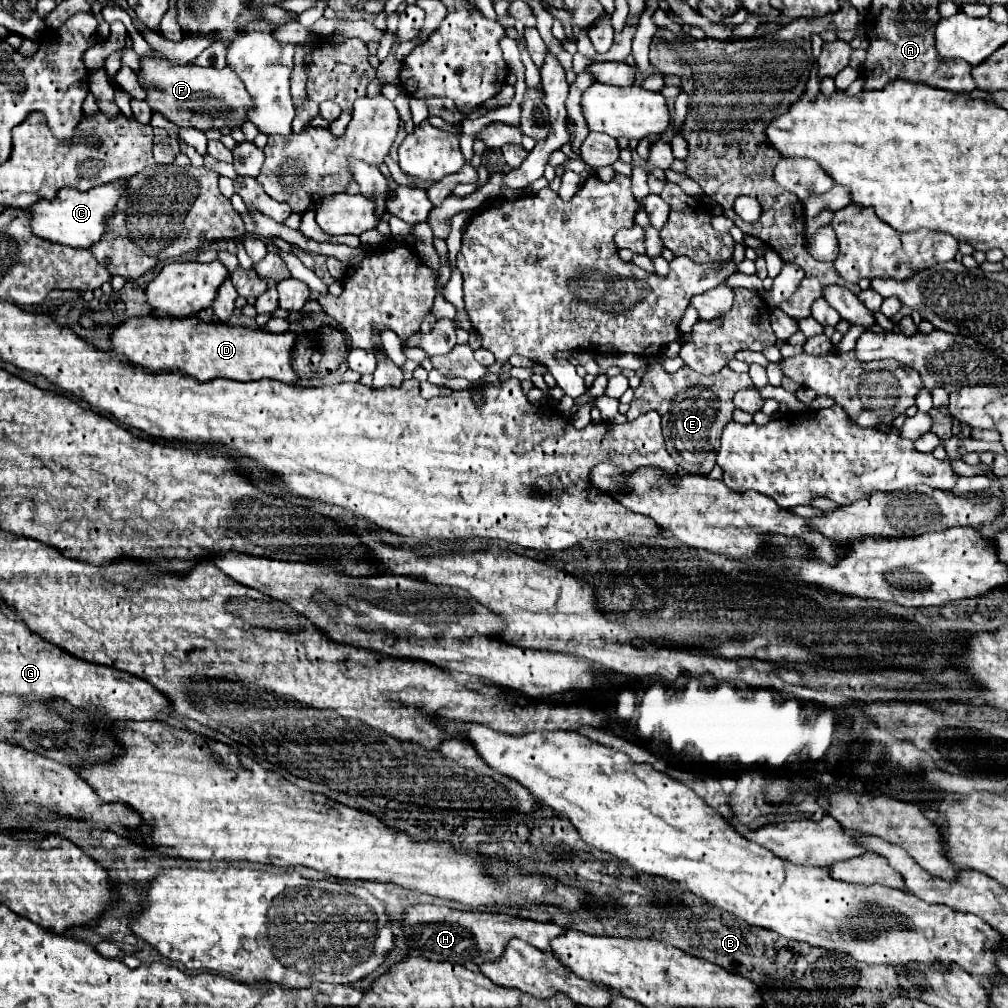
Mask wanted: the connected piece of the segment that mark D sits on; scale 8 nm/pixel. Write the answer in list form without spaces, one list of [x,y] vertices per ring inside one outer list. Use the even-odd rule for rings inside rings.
[[[133,317],[113,329],[111,343],[117,353],[129,357],[135,365],[149,371],[183,371],[197,381],[227,377],[235,381],[277,379],[287,385],[299,385],[299,377],[291,367],[291,351],[297,343],[293,333],[269,333],[227,323],[205,323],[197,317],[163,319]]]

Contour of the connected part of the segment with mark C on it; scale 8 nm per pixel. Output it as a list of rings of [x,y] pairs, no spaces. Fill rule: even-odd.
[[[125,181],[99,185],[89,191],[79,191],[77,187],[65,187],[57,193],[57,197],[53,201],[37,201],[37,205],[33,205],[29,209],[33,235],[47,239],[47,241],[57,241],[61,245],[89,249],[91,245],[95,245],[101,239],[105,221],[113,215],[113,209],[115,209],[123,189],[125,189]]]

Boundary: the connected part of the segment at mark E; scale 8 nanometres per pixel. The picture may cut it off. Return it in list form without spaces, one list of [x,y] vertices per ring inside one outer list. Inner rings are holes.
[[[653,363],[635,389],[627,419],[633,421],[637,415],[655,409],[663,419],[663,437],[675,463],[689,475],[707,475],[715,467],[721,431],[733,419],[733,395],[749,387],[753,387],[749,375],[733,373],[729,367],[713,375],[701,375],[687,367],[677,373],[667,373],[659,363]]]

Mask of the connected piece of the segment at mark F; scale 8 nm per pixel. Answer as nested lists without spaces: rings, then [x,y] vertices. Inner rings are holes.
[[[143,59],[143,69],[139,73],[141,85],[149,89],[149,107],[159,111],[169,121],[179,127],[195,127],[201,131],[213,127],[241,127],[247,121],[247,113],[253,109],[253,99],[249,97],[243,81],[233,73],[233,69],[223,67],[197,67],[197,65],[177,65],[171,67],[163,59]],[[237,113],[237,117],[229,115]]]

